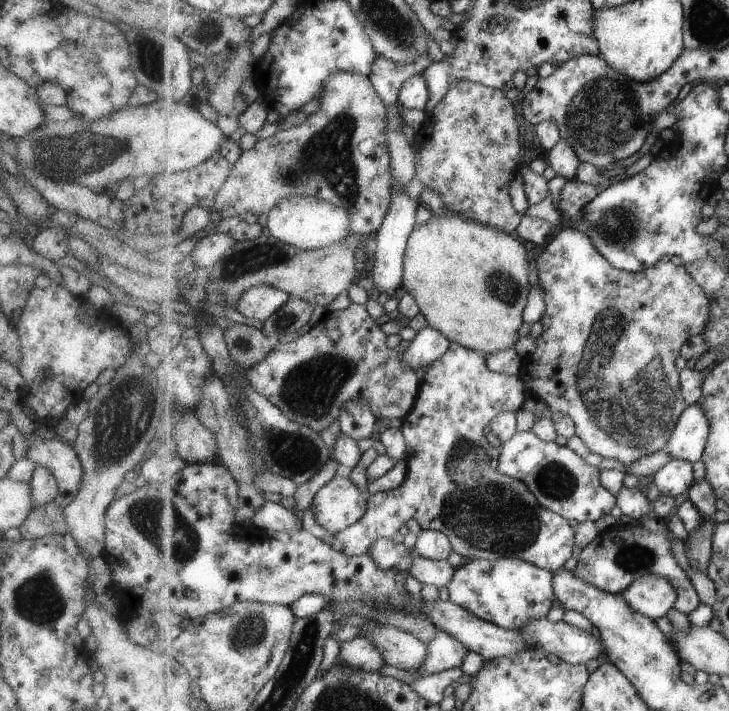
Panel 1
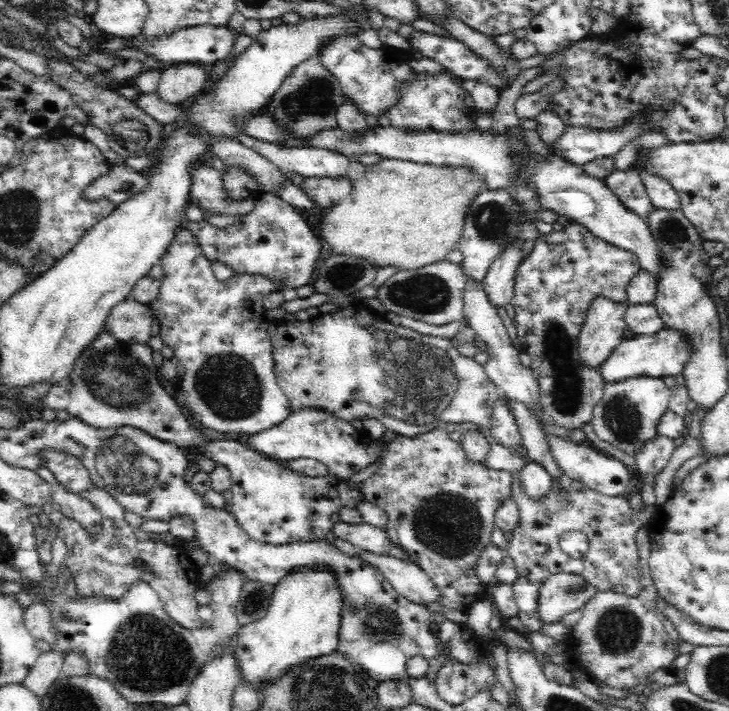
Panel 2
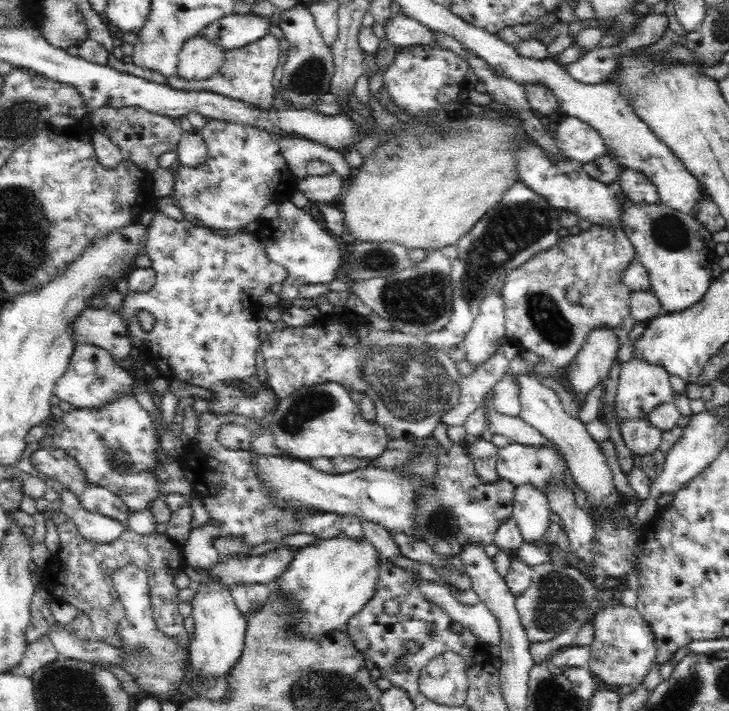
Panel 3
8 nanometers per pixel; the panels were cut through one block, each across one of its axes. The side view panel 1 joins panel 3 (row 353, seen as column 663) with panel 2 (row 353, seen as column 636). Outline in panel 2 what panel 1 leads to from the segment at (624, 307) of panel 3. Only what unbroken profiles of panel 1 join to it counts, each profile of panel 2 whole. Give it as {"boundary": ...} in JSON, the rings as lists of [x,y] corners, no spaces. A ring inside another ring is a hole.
{"boundary":[[[571,221],[557,227],[551,233],[540,234],[534,240],[533,250],[522,261],[514,278],[514,296],[511,304],[515,309],[511,320],[520,339],[524,357],[532,361],[528,367],[538,381],[538,401],[544,415],[560,428],[582,430],[592,423],[594,408],[602,399],[605,384],[597,368],[589,368],[576,353],[577,340],[583,327],[590,301],[598,295],[610,297],[626,303],[626,287],[630,280],[640,272],[639,260],[635,254],[616,248],[613,244],[594,236],[588,227]]]}

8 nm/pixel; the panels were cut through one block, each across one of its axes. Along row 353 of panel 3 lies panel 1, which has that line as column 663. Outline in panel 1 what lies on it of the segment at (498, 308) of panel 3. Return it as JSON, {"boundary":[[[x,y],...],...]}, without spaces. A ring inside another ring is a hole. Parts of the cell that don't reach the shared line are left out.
{"boundary":[[[673,459],[660,468],[653,477],[654,484],[660,494],[677,498],[683,492],[689,491],[695,482],[693,462],[683,459]]]}

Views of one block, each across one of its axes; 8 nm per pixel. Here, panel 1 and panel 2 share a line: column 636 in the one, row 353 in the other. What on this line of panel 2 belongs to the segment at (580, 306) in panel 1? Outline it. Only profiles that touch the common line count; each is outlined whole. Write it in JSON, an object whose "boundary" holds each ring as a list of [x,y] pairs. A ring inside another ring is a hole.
{"boundary":[[[357,302],[356,306],[350,304],[332,313],[319,313],[312,319],[299,320],[295,317],[288,318],[286,320],[286,326],[278,326],[270,339],[274,353],[273,360],[277,382],[290,404],[292,414],[304,411],[305,409],[312,409],[314,412],[328,413],[328,415],[348,423],[351,423],[352,420],[363,421],[365,418],[376,418],[376,420],[379,420],[385,425],[386,430],[394,432],[397,436],[404,437],[419,436],[441,426],[446,426],[449,423],[454,423],[458,426],[461,422],[470,422],[476,424],[479,428],[492,428],[491,416],[494,406],[500,400],[500,394],[487,376],[484,366],[478,364],[478,362],[474,362],[473,356],[467,357],[462,355],[448,337],[421,334],[410,328],[392,324],[385,317],[381,318],[370,308]]]}

